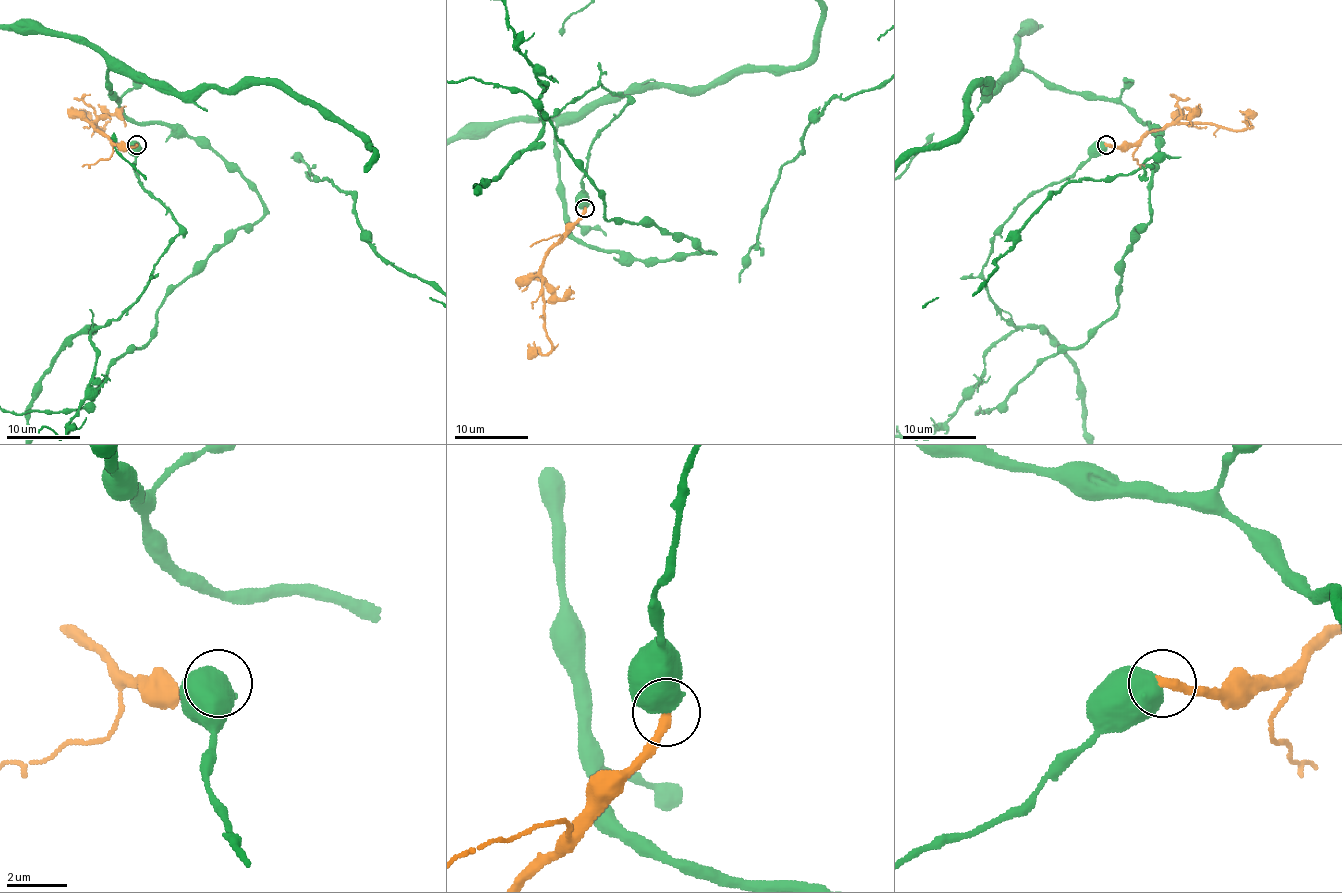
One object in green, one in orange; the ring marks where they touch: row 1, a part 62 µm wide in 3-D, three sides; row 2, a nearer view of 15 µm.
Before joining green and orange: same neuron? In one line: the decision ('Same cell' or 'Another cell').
Another cell

